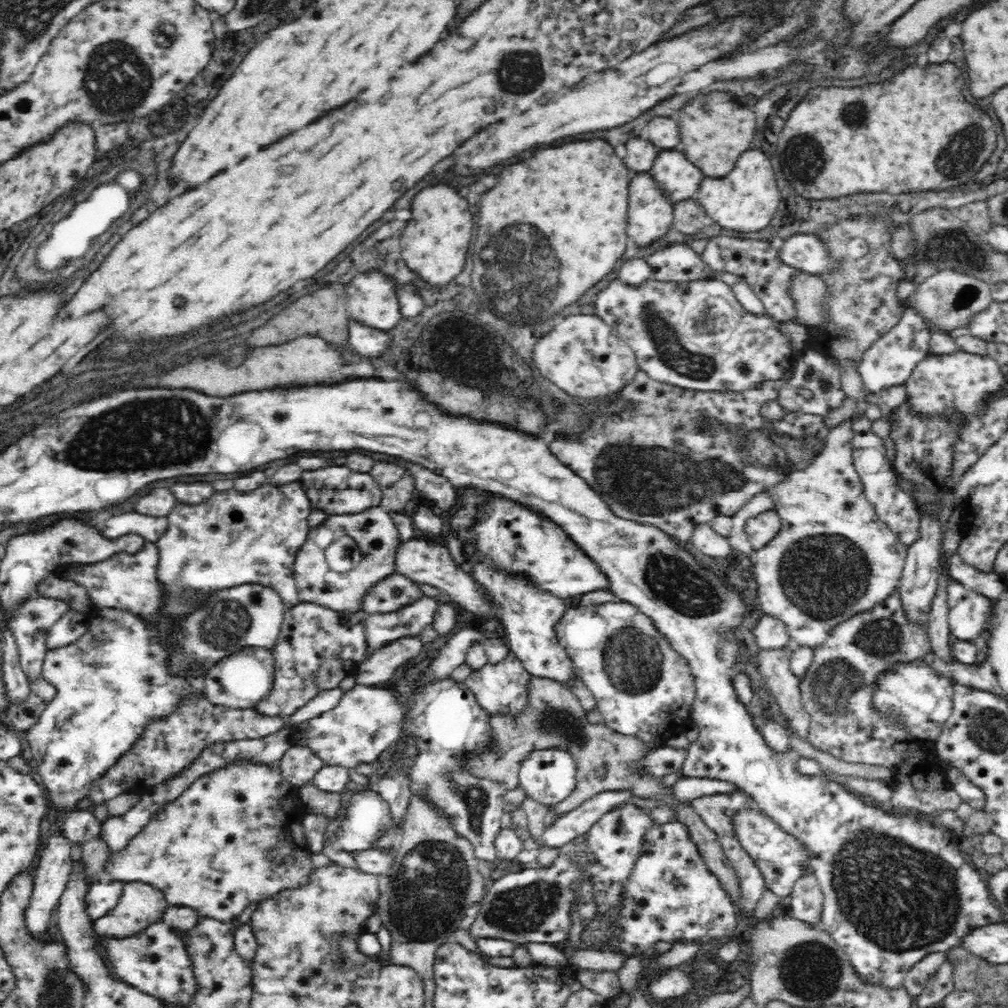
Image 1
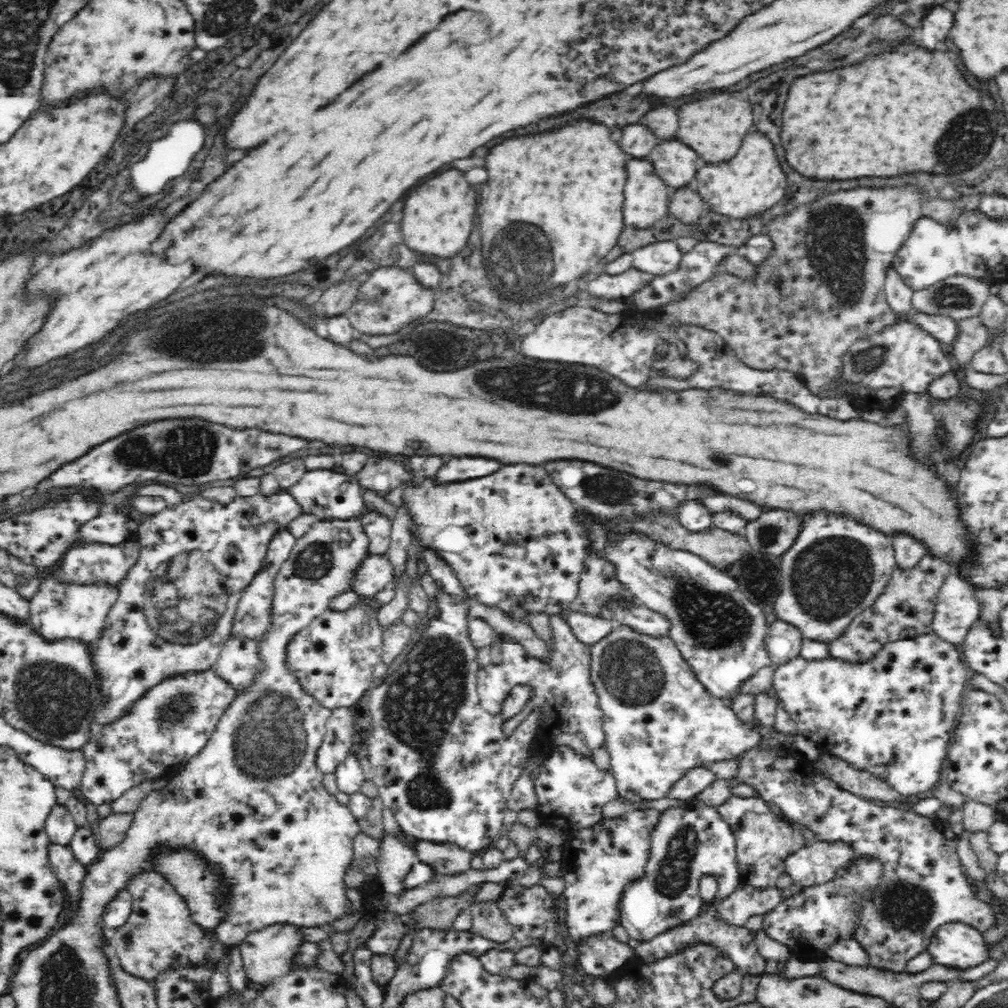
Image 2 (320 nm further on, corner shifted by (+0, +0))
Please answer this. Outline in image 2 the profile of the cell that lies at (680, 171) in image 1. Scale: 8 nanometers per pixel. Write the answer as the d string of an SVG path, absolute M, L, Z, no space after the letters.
M674 140L662 142L653 150L654 152L646 156L646 160L652 162L655 174L664 182L668 182L669 188L676 190L696 176L700 158L696 156L696 152L692 152L692 148Z

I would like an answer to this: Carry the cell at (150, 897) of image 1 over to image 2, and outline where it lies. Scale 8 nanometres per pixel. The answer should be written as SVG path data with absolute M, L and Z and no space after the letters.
M140 872L128 882L126 890L131 894L131 912L124 924L115 928L115 934L110 940L106 940L112 956L117 957L120 965L126 971L140 977L144 977L149 983L157 975L160 969L175 967L176 965L187 965L188 963L201 963L212 961L214 968L222 963L229 948L217 939L212 930L203 929L194 923L190 909L182 895L178 894L168 880L162 874L152 872Z

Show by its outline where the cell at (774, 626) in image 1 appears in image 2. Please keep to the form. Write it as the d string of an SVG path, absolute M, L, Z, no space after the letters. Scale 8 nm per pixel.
M776 620L767 626L764 643L771 662L779 666L799 657L803 640L793 624Z

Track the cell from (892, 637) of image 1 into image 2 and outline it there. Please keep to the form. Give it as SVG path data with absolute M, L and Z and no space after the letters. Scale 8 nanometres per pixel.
M930 551L926 556L922 556L915 565L914 568L896 567L892 572L888 587L875 600L875 603L866 608L862 614L855 616L848 628L836 640L827 644L832 659L844 660L852 664L863 663L872 659L882 647L892 640L914 639L917 636L933 632L932 622L940 588L942 588L945 578L955 570L952 563L948 563L948 559L934 556L934 554L930 554Z

